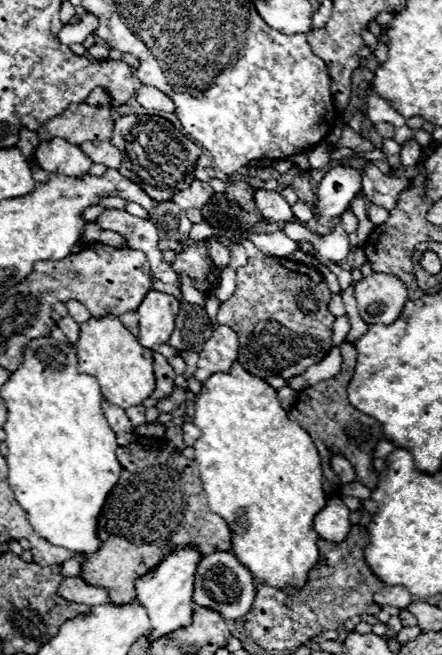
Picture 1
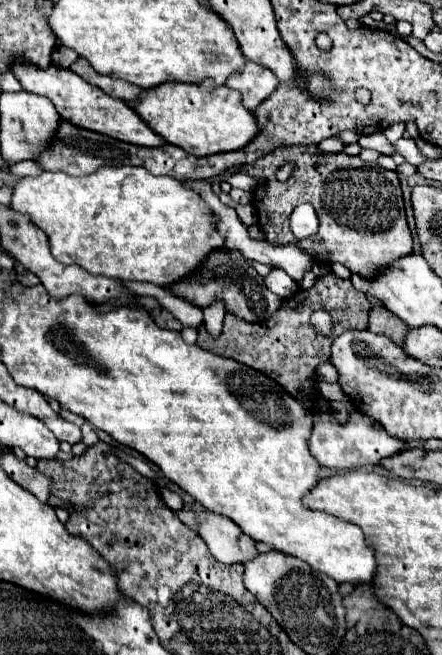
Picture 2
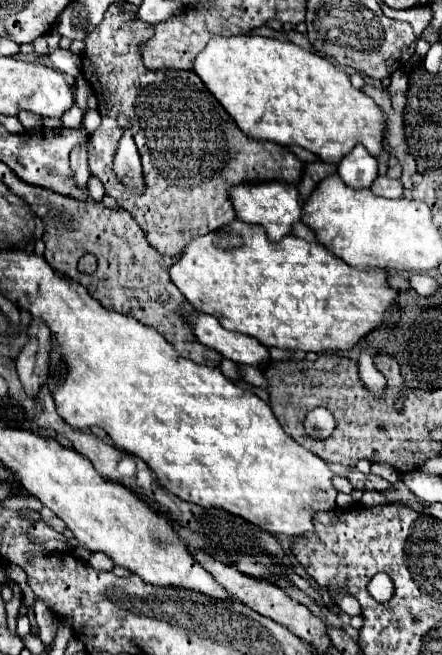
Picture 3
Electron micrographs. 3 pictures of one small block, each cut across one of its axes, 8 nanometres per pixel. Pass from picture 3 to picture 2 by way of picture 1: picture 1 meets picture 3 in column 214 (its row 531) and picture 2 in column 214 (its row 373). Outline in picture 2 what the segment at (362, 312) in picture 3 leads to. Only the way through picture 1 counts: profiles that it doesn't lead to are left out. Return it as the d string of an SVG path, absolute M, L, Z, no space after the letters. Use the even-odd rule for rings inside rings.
M104 166L104 168L98 168L96 172L92 172L88 176L68 176L64 172L42 172L40 176L34 176L34 178L20 178L12 188L10 206L16 212L28 214L30 222L34 222L36 226L40 226L46 232L46 236L50 240L52 256L58 262L78 264L80 268L84 268L90 274L102 274L102 276L120 278L120 280L138 280L138 282L152 282L156 286L168 286L168 284L184 278L186 274L190 274L200 264L200 260L204 260L212 250L224 246L224 238L214 230L214 216L212 216L212 212L208 212L208 206L202 202L198 192L188 188L182 180L176 180L172 176L154 176L146 168L140 168L140 166L120 166L120 168Z

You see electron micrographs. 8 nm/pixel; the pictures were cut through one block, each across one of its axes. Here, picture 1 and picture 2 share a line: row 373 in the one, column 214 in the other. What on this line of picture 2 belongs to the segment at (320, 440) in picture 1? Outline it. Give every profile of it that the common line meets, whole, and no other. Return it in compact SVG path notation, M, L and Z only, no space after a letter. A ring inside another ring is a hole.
M332 272L320 276L316 286L312 286L310 290L298 290L294 296L298 296L298 298L292 298L292 302L282 308L280 316L276 310L276 314L268 320L268 324L250 324L250 322L244 322L242 318L226 314L224 330L222 330L220 338L214 340L202 326L196 344L208 352L214 352L224 358L232 358L236 362L242 362L242 364L254 368L254 370L268 374L272 380L276 380L280 386L284 386L294 398L304 402L306 410L326 412L326 410L330 410L328 400L324 400L320 394L314 394L314 388L312 388L316 382L314 370L320 362L326 362L330 358L330 344L332 344L334 336L342 334L344 330L364 330L366 328L368 310L372 308L372 304L368 302L364 292L358 292L352 286L350 280L342 280ZM340 296L344 296L344 298L340 298ZM294 300L300 300L300 302L294 302ZM330 302L332 302L332 306L336 306L336 304L338 306L344 304L344 306L328 308ZM316 310L326 310L334 320L334 330L328 336L318 334L318 330L314 330L314 326L310 324L310 314ZM278 352L286 362L278 362Z

